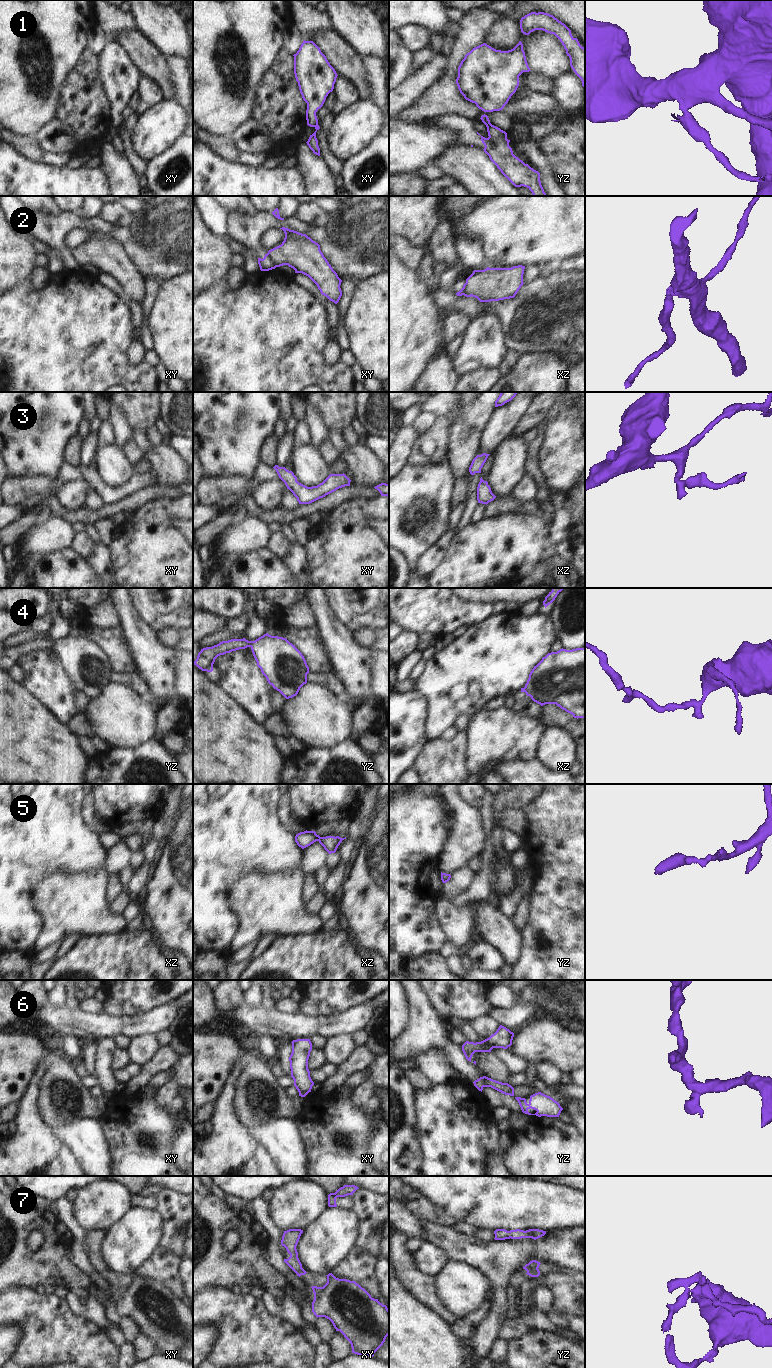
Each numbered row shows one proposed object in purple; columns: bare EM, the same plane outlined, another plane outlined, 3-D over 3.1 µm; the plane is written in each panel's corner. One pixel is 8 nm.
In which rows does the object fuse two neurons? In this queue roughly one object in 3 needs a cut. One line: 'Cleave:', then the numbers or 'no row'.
Cleave: 1, 2

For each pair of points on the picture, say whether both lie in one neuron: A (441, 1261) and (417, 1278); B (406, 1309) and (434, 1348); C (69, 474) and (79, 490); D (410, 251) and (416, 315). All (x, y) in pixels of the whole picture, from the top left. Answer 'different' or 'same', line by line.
A: different
B: same
C: different
D: different

